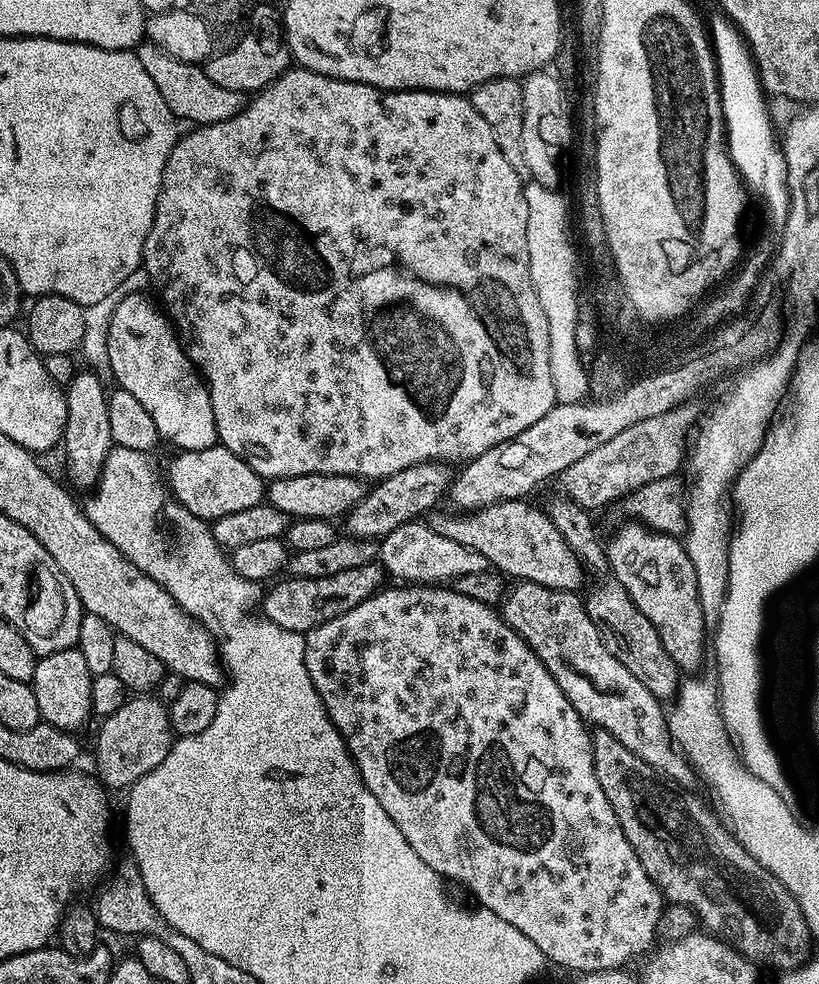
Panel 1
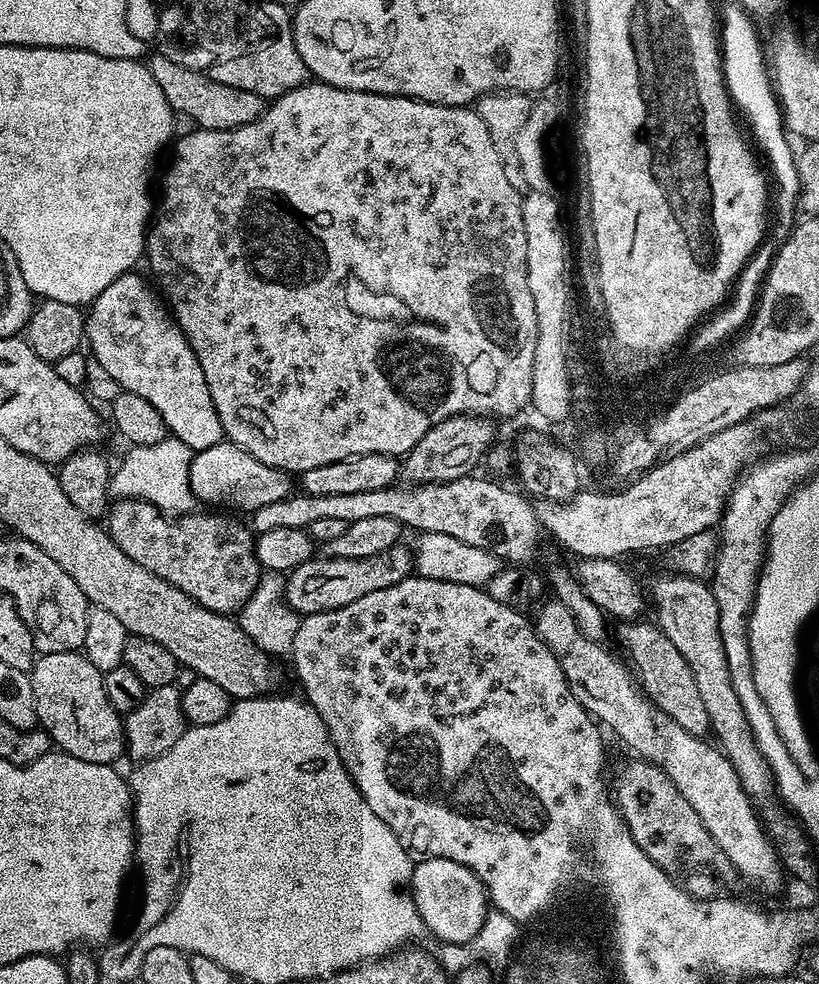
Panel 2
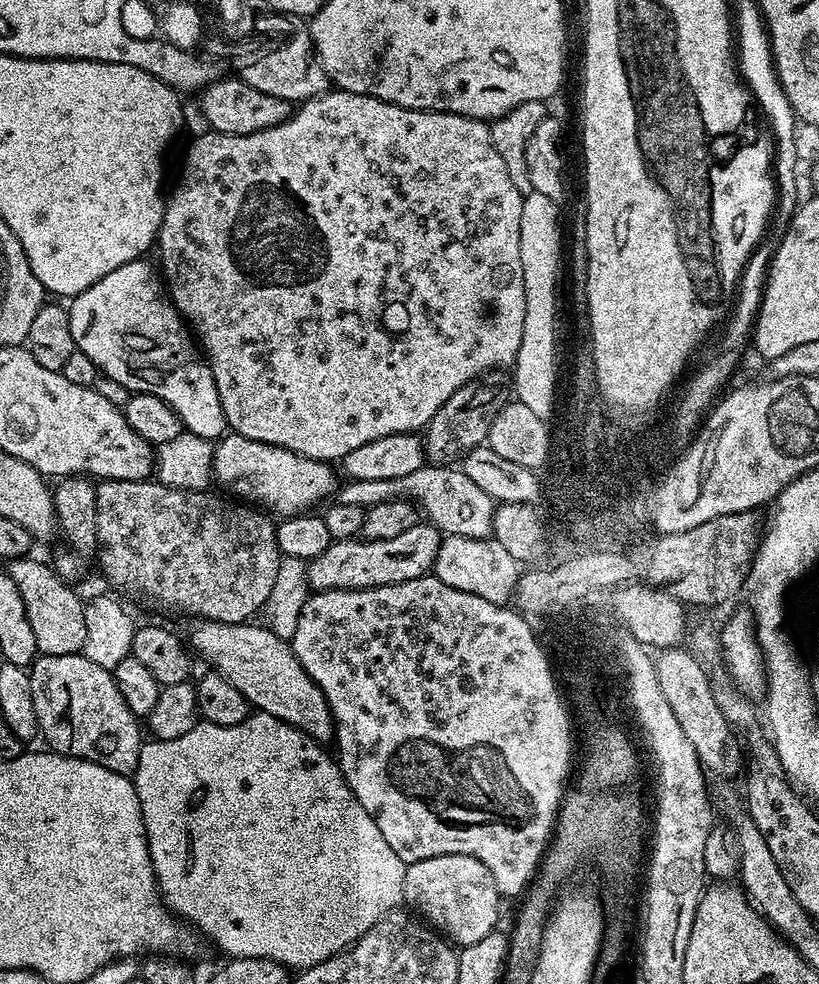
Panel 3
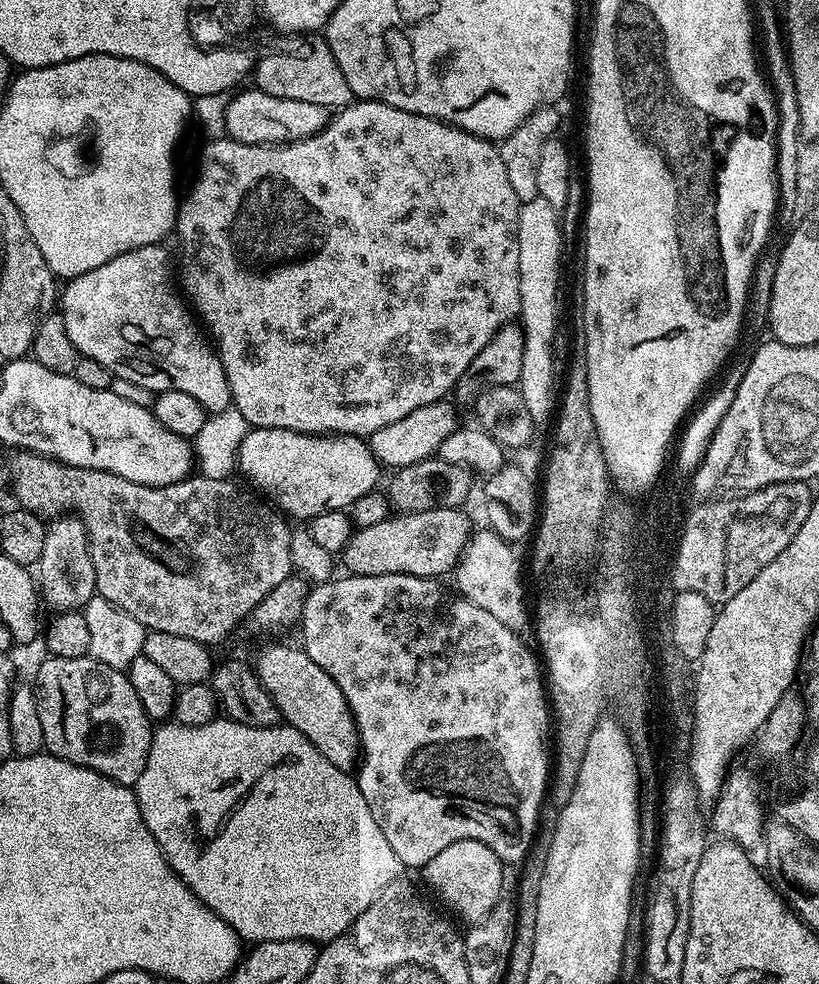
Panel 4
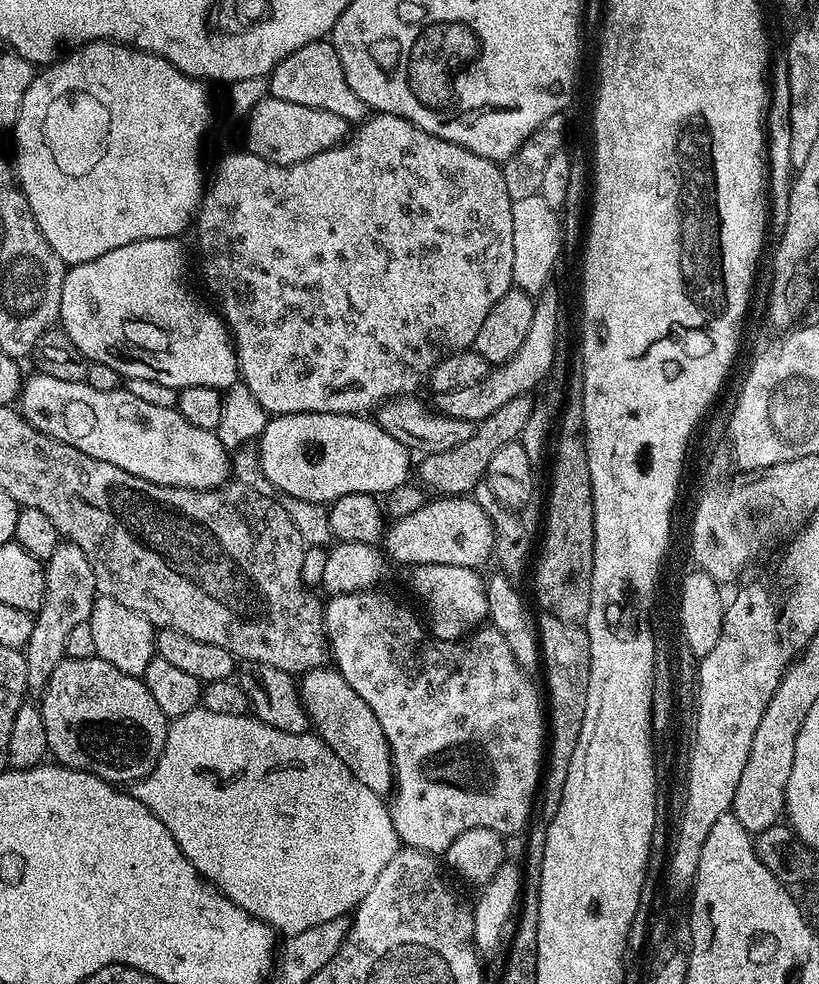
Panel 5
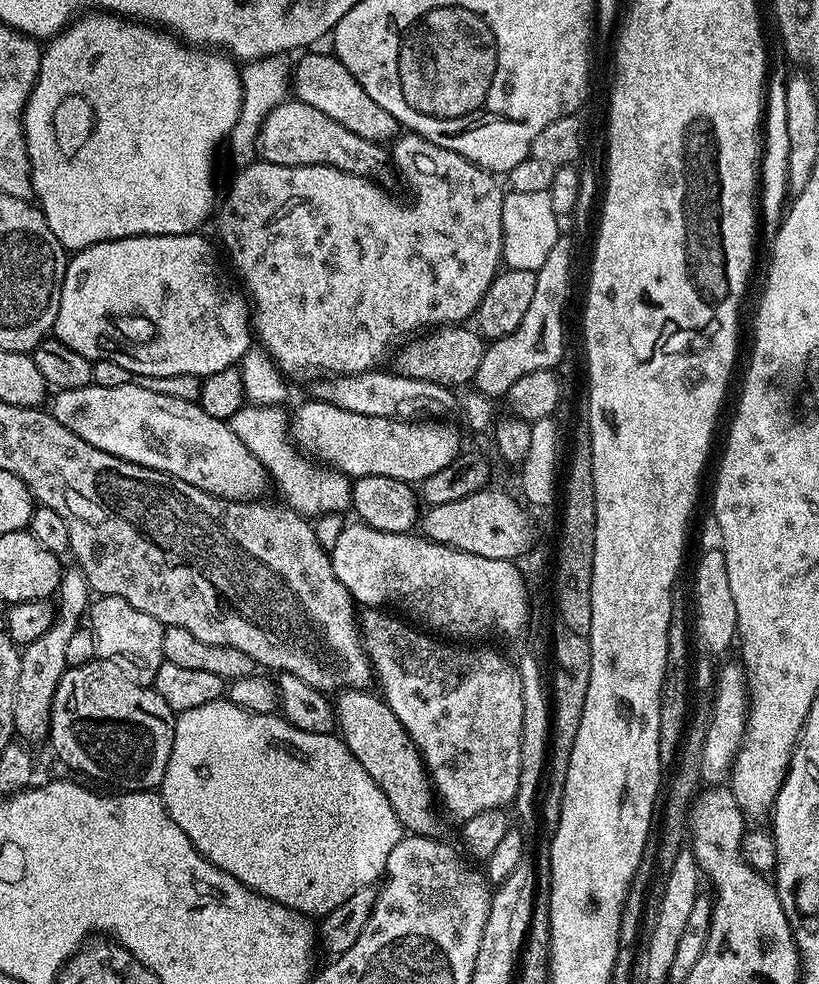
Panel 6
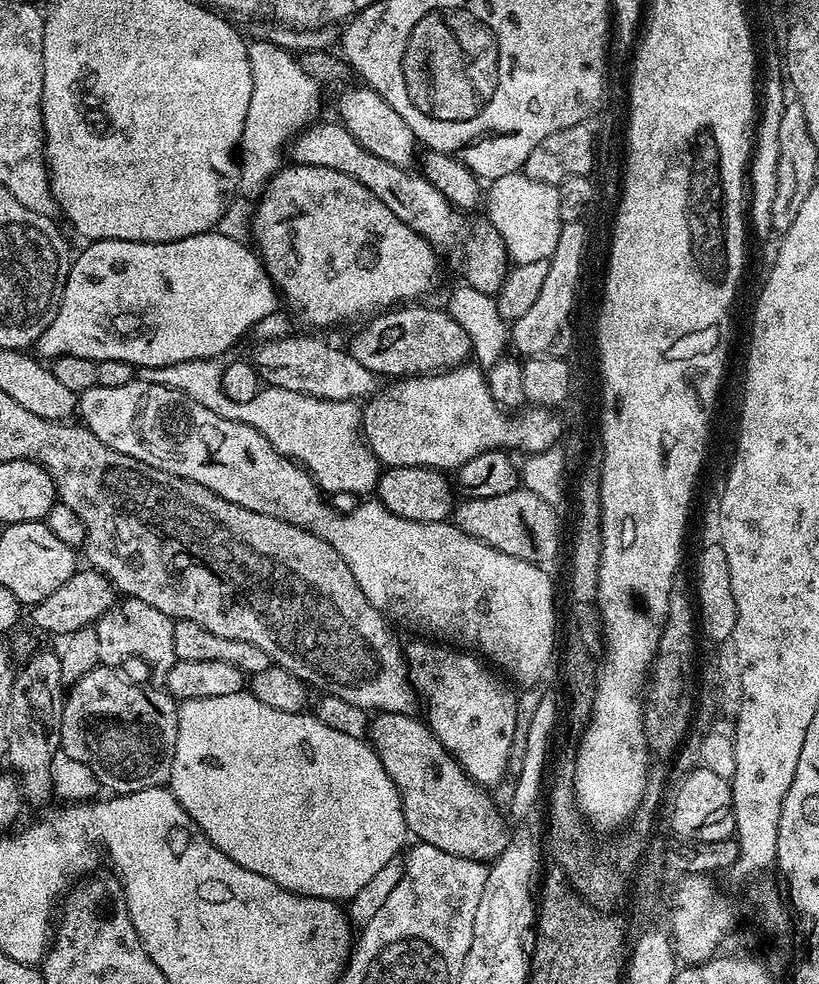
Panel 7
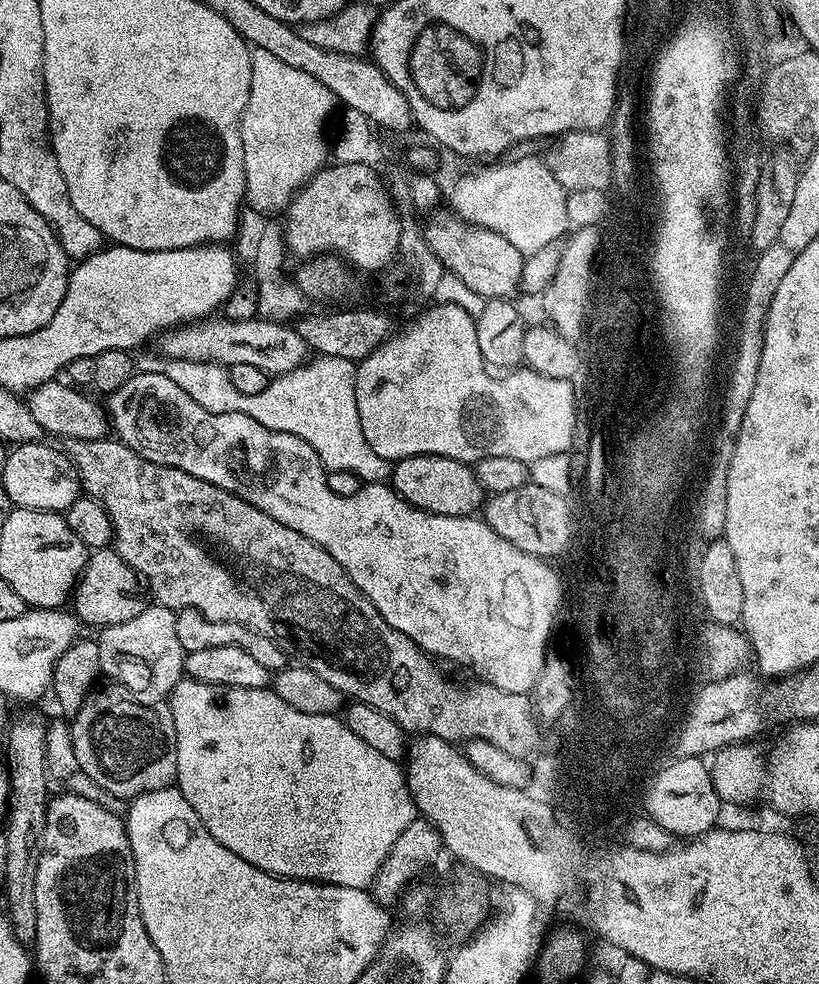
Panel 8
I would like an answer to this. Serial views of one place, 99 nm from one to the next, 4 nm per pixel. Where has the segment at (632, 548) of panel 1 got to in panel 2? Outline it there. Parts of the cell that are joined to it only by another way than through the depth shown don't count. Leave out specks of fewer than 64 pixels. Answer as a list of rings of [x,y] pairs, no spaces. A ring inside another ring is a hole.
[[[679,574],[667,575],[658,577],[652,584],[650,604],[651,607],[652,604],[656,607],[655,623],[693,671],[704,708],[708,711],[711,731],[714,736],[716,732],[715,739],[734,766],[746,794],[757,801],[764,800],[772,792],[772,768],[756,745],[756,736],[748,725],[744,704],[732,685],[732,672],[728,669],[728,652],[724,649],[726,638],[720,632],[719,608],[715,594],[703,579]]]

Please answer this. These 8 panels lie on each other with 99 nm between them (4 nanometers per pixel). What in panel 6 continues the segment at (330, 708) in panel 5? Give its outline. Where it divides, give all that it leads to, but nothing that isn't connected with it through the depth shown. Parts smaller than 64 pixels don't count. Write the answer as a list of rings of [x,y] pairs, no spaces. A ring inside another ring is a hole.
[[[346,688],[335,697],[334,724],[338,732],[340,728],[339,739],[348,749],[348,754],[358,758],[362,770],[374,778],[390,806],[394,806],[401,829],[417,836],[435,837],[436,812],[432,809],[434,789],[420,759],[420,752],[406,734],[402,722],[394,718],[388,704],[379,695],[371,696],[370,693],[363,688]]]

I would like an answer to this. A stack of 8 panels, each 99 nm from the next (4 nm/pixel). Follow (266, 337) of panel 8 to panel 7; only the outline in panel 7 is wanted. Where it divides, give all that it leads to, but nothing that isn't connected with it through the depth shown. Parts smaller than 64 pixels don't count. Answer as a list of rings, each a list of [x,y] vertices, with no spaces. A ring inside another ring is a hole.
[[[289,334],[278,337],[277,340],[270,340],[255,345],[256,353],[250,356],[251,363],[255,364],[256,372],[260,375],[265,385],[281,388],[282,390],[294,390],[298,394],[306,394],[323,400],[354,400],[357,402],[367,401],[376,395],[378,391],[378,377],[375,372],[366,370],[362,362],[355,360],[346,350],[340,352],[331,348],[324,340],[319,340],[319,335],[304,334],[308,336],[296,336]]]

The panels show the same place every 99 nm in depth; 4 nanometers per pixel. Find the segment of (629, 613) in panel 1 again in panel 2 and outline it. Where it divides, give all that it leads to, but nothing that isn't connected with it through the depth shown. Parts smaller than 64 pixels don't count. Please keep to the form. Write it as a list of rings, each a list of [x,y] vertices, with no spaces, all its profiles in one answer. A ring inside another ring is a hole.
[[[650,620],[642,621],[623,621],[617,625],[618,636],[631,658],[629,661],[637,674],[641,689],[657,708],[674,718],[682,730],[695,736],[707,737],[710,732],[708,711],[704,708],[693,671],[659,625]]]

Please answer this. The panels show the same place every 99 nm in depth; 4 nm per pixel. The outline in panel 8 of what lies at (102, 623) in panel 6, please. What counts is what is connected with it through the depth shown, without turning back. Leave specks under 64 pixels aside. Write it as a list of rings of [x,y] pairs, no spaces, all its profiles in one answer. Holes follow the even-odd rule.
[[[152,602],[134,614],[134,618],[126,618],[126,622],[101,627],[100,636],[96,640],[101,673],[108,676],[109,681],[130,690],[143,704],[167,701],[176,683],[185,675],[186,653],[178,643],[175,621],[176,612],[173,609]]]

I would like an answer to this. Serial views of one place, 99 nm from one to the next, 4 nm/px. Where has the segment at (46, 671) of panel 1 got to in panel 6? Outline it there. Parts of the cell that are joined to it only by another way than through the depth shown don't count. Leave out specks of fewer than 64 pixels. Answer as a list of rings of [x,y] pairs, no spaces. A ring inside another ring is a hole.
[[[93,658],[84,664],[71,665],[62,674],[52,699],[52,729],[48,740],[66,767],[85,772],[96,780],[109,780],[125,792],[147,792],[159,789],[166,774],[175,729],[176,716],[155,687],[130,682],[112,660]]]

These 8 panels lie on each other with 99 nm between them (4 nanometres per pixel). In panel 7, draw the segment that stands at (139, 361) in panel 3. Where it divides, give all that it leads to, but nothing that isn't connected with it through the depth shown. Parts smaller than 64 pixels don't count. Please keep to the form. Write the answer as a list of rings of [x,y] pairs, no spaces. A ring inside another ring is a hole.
[[[217,230],[165,244],[93,240],[87,247],[72,261],[54,322],[36,339],[37,357],[75,354],[77,358],[94,361],[130,362],[137,370],[174,366],[174,362],[187,360],[215,360],[230,351],[244,335],[247,337],[259,319],[278,308],[278,289],[259,255],[247,243],[228,238]]]

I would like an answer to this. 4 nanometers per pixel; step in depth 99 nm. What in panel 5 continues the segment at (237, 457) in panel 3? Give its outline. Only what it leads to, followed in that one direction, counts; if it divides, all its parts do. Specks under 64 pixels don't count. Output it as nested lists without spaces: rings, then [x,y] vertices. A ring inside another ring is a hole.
[[[303,412],[272,416],[258,438],[260,465],[266,478],[275,486],[277,493],[293,496],[306,502],[331,505],[332,501],[346,494],[383,494],[394,486],[409,483],[414,472],[413,453],[398,438],[386,434],[375,419],[367,415],[330,414],[329,412]]]

